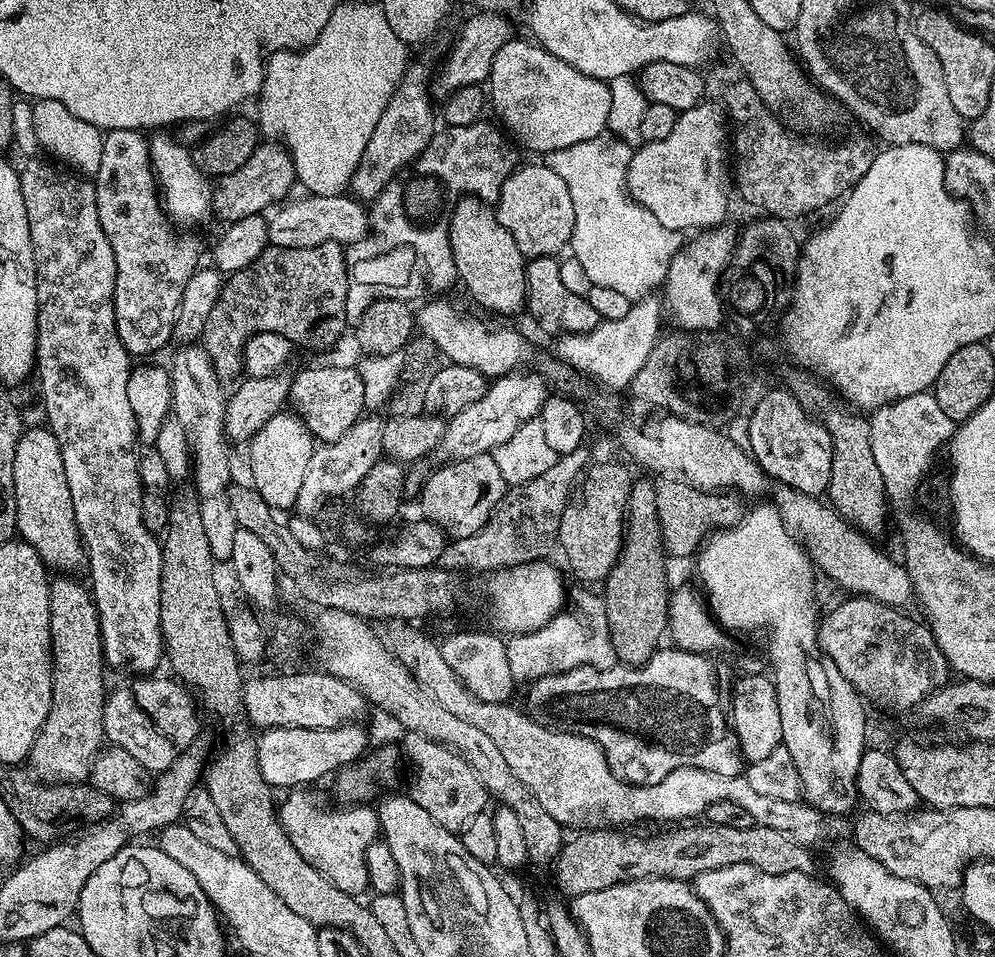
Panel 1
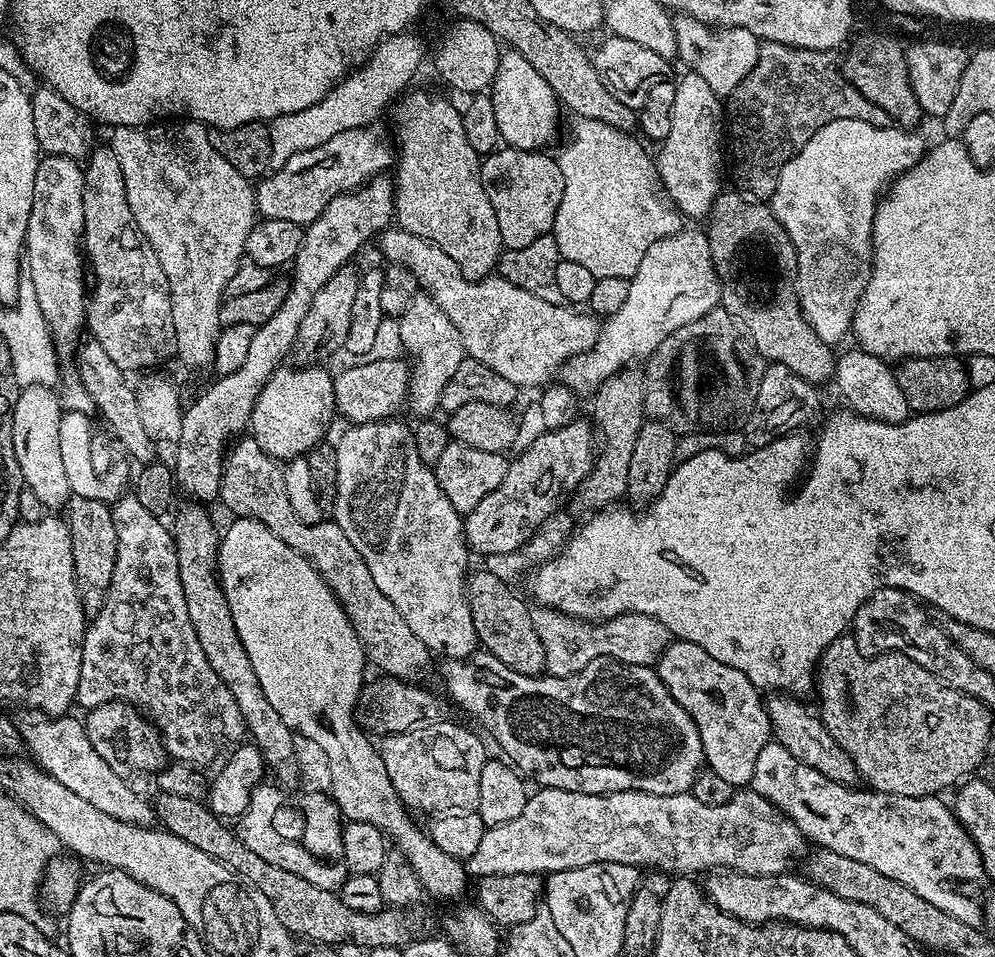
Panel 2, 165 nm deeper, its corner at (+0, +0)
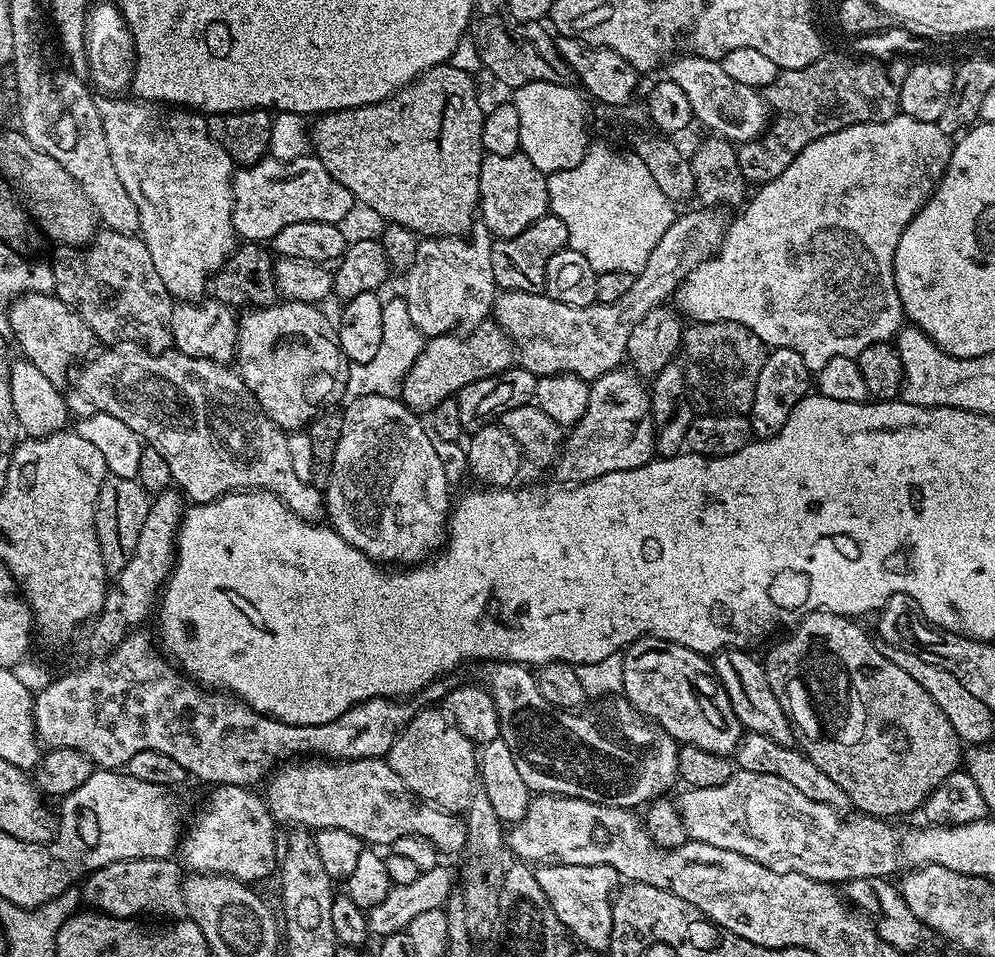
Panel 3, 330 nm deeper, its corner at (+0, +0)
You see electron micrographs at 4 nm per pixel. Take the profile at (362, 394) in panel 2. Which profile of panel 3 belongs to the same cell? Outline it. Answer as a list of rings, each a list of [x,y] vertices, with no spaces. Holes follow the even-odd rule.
[[[481,323],[473,327],[468,335],[434,336],[425,343],[428,345],[420,348],[420,353],[398,388],[399,399],[403,400],[407,408],[417,414],[431,413],[438,402],[453,399],[467,384],[472,384],[483,376],[496,376],[513,367],[514,345],[495,323]]]

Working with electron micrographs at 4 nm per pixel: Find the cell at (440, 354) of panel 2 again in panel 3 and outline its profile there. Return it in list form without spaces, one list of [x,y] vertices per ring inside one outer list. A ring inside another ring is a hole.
[[[483,226],[473,227],[467,238],[433,236],[420,240],[414,266],[406,273],[406,314],[421,337],[446,336],[489,319],[498,292],[498,276],[492,266],[492,242],[493,237]]]

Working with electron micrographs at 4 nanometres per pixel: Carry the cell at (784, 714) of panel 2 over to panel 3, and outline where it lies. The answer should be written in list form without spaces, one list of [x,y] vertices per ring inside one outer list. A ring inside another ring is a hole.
[[[739,648],[715,653],[714,675],[724,685],[730,706],[734,706],[734,712],[740,719],[741,729],[766,734],[766,738],[774,738],[774,742],[779,744],[795,745],[798,736],[792,727],[792,718],[774,694],[763,663],[759,659],[755,660],[750,653]]]

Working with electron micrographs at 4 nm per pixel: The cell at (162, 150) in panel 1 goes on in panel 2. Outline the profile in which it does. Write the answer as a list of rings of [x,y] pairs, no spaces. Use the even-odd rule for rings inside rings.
[[[181,119],[179,122],[153,122],[144,125],[142,128],[134,126],[122,126],[121,128],[112,128],[112,140],[110,146],[116,155],[116,161],[120,167],[120,176],[124,179],[124,189],[126,190],[126,202],[130,206],[130,214],[134,214],[134,222],[138,222],[140,232],[143,234],[147,247],[151,255],[158,258],[160,270],[166,274],[166,282],[170,286],[170,302],[172,303],[172,321],[174,322],[174,334],[176,335],[176,356],[188,368],[208,368],[214,358],[214,346],[216,339],[220,337],[222,321],[220,321],[220,299],[225,299],[228,291],[230,278],[238,270],[242,257],[245,255],[244,247],[246,238],[250,230],[258,223],[258,213],[256,211],[256,190],[253,181],[247,180],[214,146],[208,137],[209,129],[198,120]]]

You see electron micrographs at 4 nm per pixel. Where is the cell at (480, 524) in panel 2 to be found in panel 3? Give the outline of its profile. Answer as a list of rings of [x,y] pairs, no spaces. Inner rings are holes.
[[[621,366],[602,374],[589,383],[590,402],[586,402],[586,414],[567,433],[554,463],[557,481],[575,486],[585,484],[588,480],[597,480],[611,472],[630,470],[650,463],[657,455],[656,427],[652,425],[652,398],[646,384],[640,380],[631,367]]]

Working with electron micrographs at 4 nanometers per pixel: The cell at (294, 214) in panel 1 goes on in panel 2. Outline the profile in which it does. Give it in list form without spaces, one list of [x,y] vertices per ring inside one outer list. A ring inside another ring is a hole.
[[[399,226],[381,231],[379,240],[385,261],[410,270],[417,285],[438,302],[446,318],[454,322],[467,359],[490,366],[494,374],[502,374],[502,378],[514,382],[517,389],[547,385],[555,377],[552,375],[555,372],[557,375],[568,361],[596,346],[602,324],[591,311],[546,302],[530,294],[530,290],[506,282],[499,274],[484,280],[468,280],[462,270],[458,270],[458,262],[442,254],[434,242],[426,242],[426,238],[418,238],[418,234],[410,234]]]

